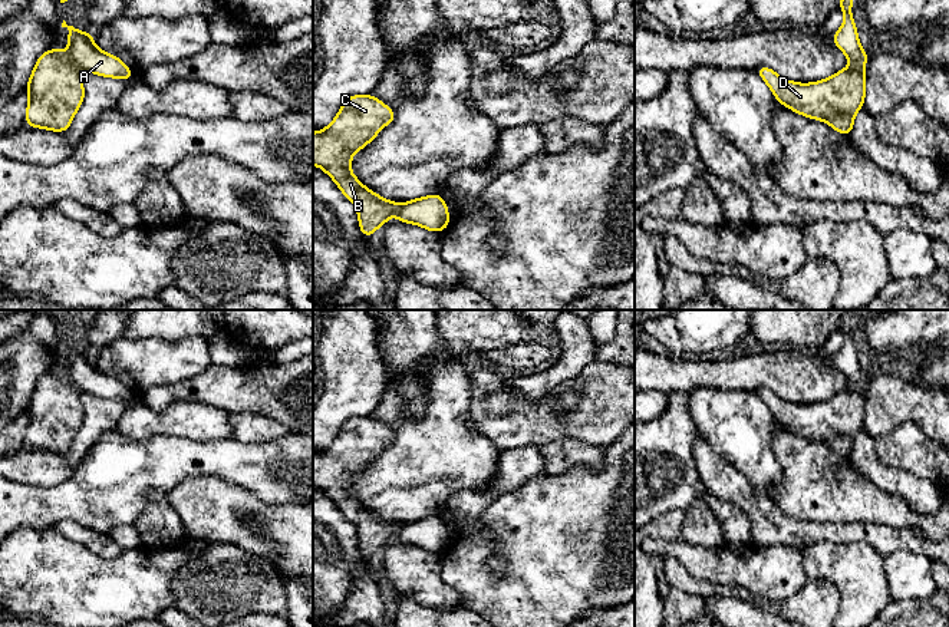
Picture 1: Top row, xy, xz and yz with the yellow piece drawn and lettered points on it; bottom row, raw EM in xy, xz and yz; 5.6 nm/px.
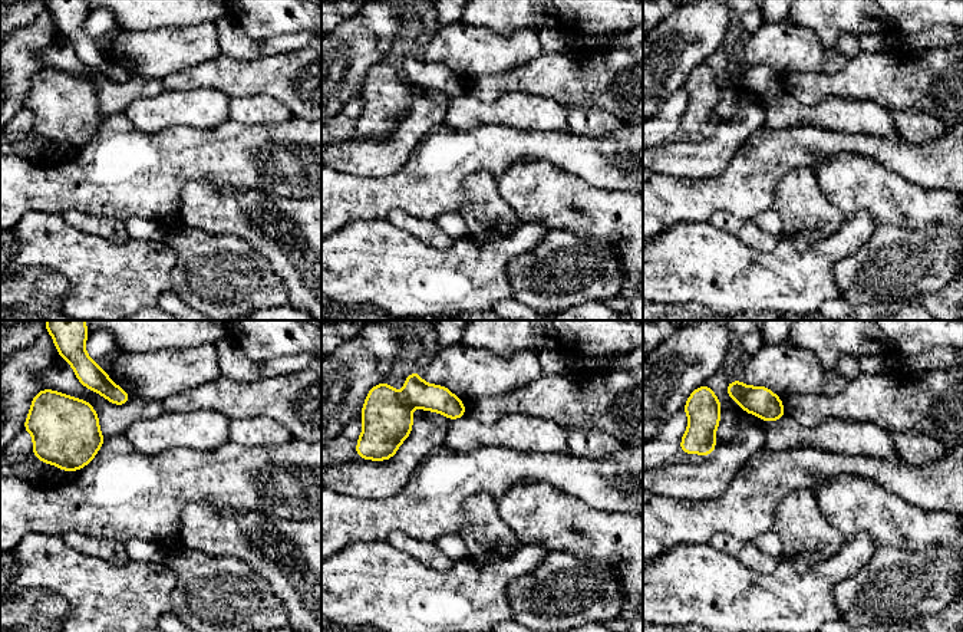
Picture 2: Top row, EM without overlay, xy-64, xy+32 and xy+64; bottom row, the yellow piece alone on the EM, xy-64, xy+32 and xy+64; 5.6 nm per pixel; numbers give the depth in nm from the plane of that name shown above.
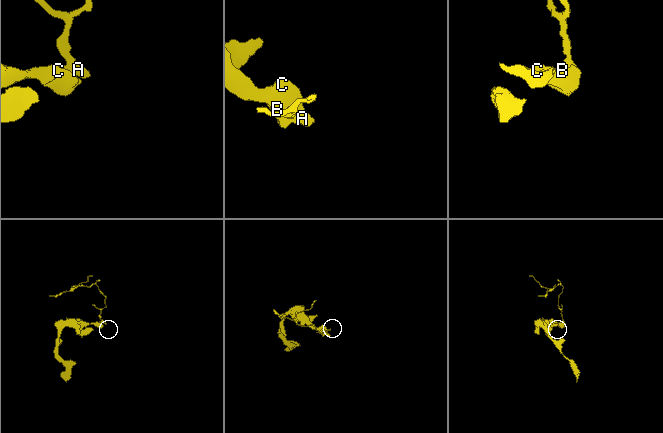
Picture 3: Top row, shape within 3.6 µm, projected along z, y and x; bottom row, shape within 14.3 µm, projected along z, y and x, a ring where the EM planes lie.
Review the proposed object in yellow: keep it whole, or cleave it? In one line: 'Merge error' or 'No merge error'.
Merge error

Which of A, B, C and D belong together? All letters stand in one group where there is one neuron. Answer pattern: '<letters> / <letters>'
A / B C D

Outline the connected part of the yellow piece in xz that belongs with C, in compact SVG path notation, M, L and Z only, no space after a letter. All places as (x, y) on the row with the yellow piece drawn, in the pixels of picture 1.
M373 95L347 98L333 122L313 132L313 165L322 168L356 205L359 228L368 238L398 209L398 202L368 189L350 171L352 156L395 121L395 112Z

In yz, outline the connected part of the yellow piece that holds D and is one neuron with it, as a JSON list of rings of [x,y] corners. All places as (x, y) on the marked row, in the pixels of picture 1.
[[[856,65],[813,83],[797,83],[782,79],[767,66],[757,67],[775,99],[788,109],[828,123],[834,131],[850,135],[856,113],[866,96],[864,70]]]

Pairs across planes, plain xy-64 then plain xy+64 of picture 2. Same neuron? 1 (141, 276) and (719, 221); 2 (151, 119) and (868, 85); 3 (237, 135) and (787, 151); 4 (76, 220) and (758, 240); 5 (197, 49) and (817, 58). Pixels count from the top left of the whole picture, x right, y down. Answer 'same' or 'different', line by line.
1: different
2: different
3: same
4: same
5: same

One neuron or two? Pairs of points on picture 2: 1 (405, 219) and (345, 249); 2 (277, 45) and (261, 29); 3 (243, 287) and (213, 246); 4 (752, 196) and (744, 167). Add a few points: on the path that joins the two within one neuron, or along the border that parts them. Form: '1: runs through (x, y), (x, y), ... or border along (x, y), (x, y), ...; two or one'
1: border along (386, 219), (414, 234), (422, 243); two
2: border along (240, 23), (250, 36), (259, 40), (303, 32); two
3: runs through (233, 277), (213, 256); one
4: runs through (747, 188), (741, 178), (742, 174); one

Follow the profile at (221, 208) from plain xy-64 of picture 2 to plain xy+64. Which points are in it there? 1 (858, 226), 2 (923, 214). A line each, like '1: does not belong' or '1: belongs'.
1: does not belong
2: belongs

